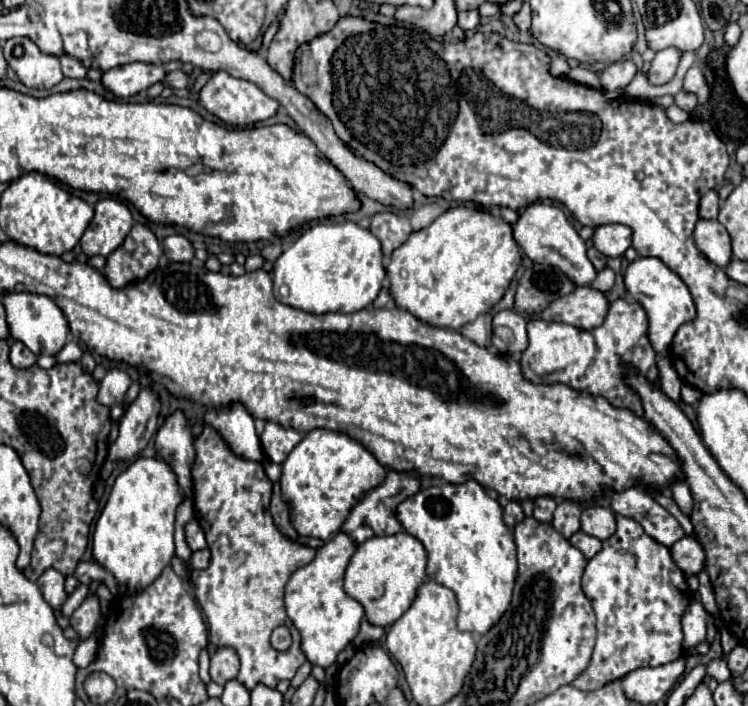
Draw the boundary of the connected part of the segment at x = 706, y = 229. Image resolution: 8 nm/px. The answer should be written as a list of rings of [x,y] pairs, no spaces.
[[[700,219],[694,229],[696,247],[718,267],[726,267],[732,259],[730,235],[716,219]]]

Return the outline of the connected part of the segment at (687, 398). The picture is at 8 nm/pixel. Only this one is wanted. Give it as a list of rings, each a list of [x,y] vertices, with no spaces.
[[[682,385],[682,401],[684,403],[688,403],[688,405],[696,405],[698,401],[700,401],[700,393],[698,393],[698,389],[694,389],[692,385]]]

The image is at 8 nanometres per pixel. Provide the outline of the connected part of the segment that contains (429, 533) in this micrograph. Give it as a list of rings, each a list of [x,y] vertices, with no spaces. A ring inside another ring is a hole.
[[[474,479],[460,483],[460,485],[446,485],[446,487],[428,487],[420,493],[402,501],[396,509],[396,517],[402,527],[414,535],[428,551],[428,567],[426,573],[432,581],[452,589],[456,593],[460,615],[458,615],[458,629],[466,633],[484,635],[488,633],[500,617],[508,611],[512,601],[512,589],[518,579],[518,561],[516,561],[516,543],[514,531],[502,519],[504,511],[496,499],[492,499],[482,485]]]

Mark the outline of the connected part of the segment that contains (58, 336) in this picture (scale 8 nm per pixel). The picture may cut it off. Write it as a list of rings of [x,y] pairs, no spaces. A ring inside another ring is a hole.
[[[4,293],[2,303],[8,313],[8,329],[14,341],[22,341],[36,355],[56,355],[68,339],[68,321],[54,301],[38,293]]]

